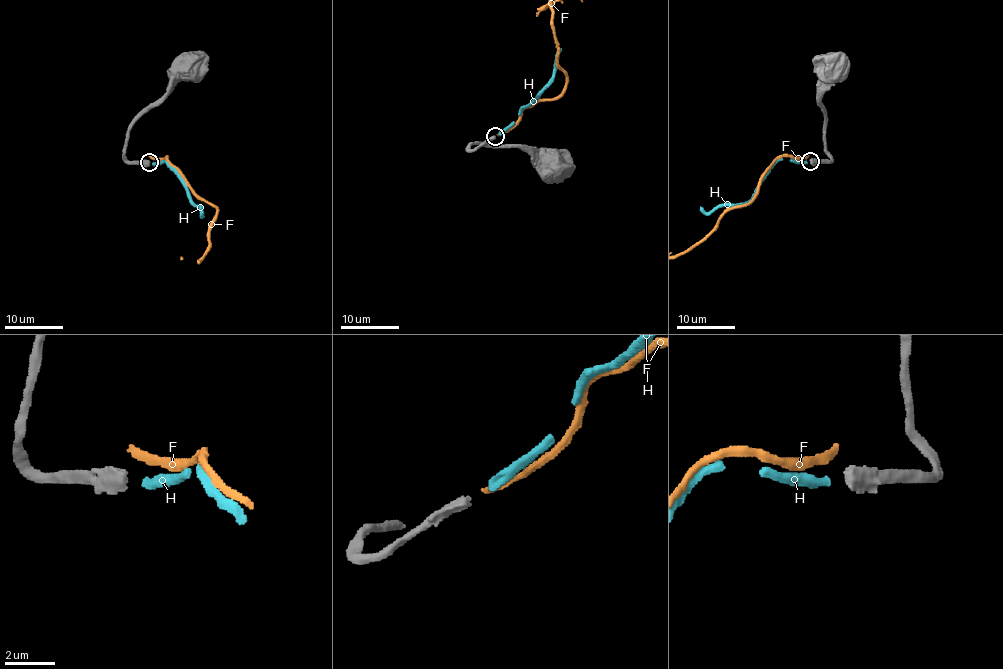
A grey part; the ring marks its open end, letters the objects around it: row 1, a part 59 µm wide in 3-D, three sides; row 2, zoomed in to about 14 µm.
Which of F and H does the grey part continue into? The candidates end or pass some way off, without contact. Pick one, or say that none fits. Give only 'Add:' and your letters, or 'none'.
Add: H

